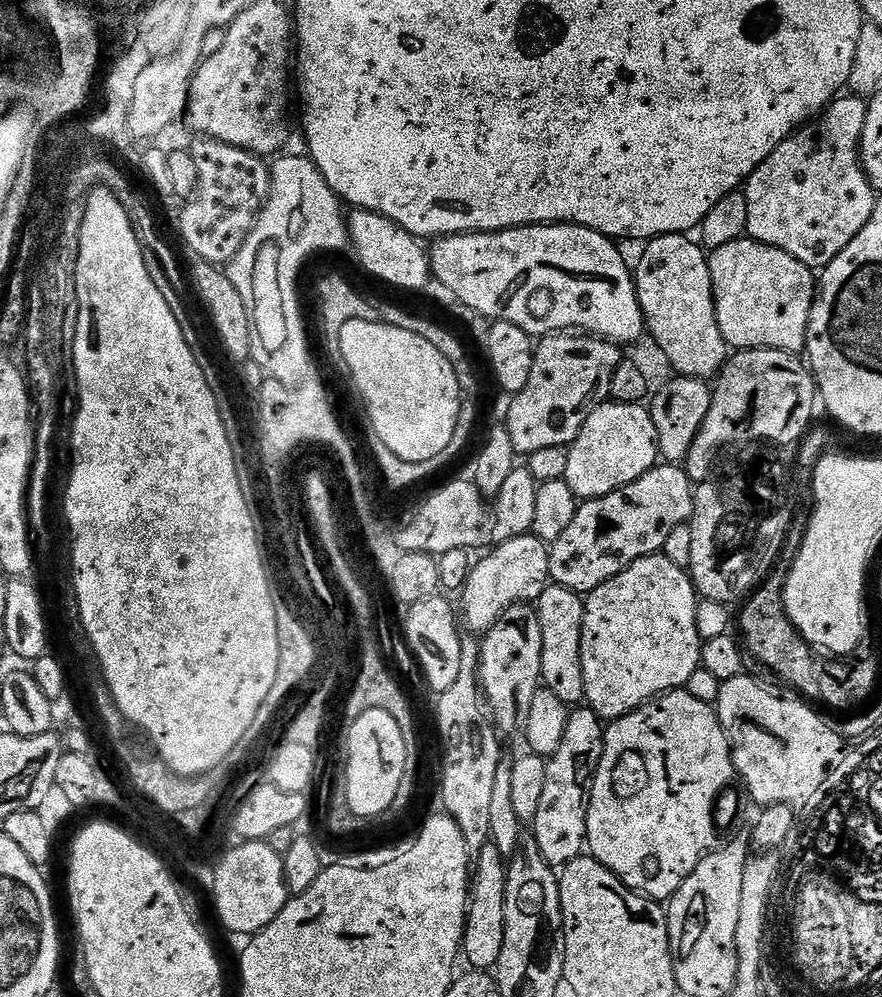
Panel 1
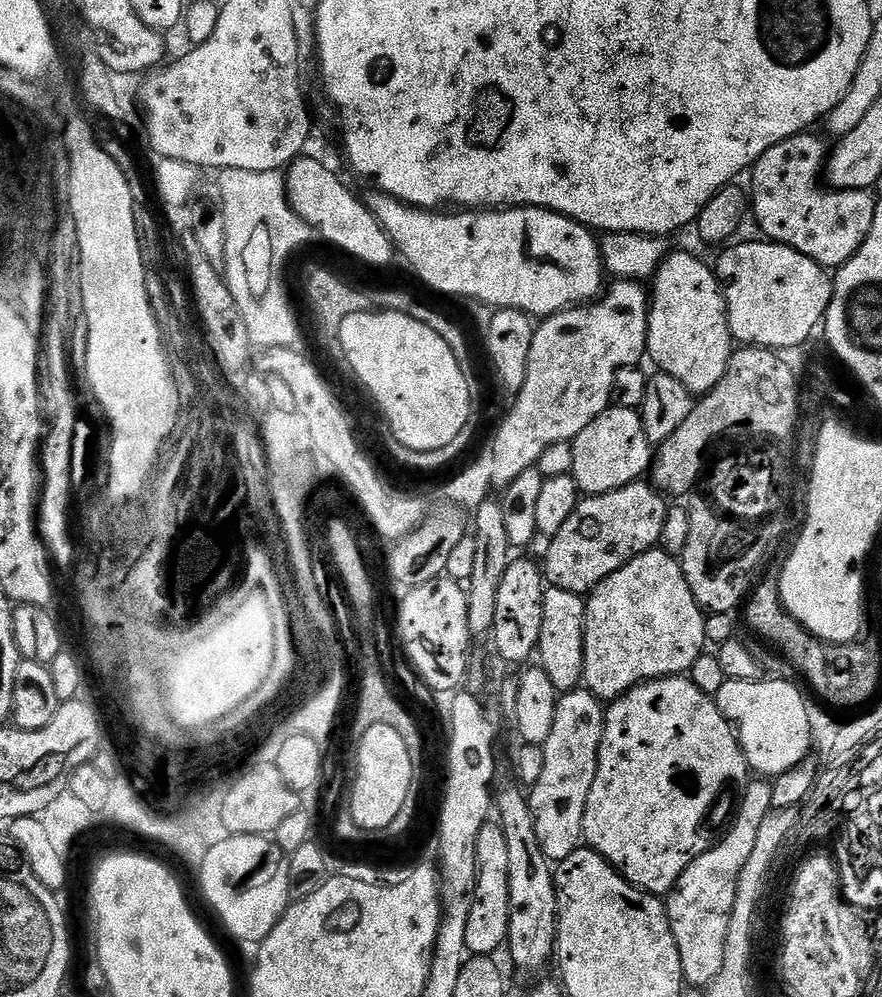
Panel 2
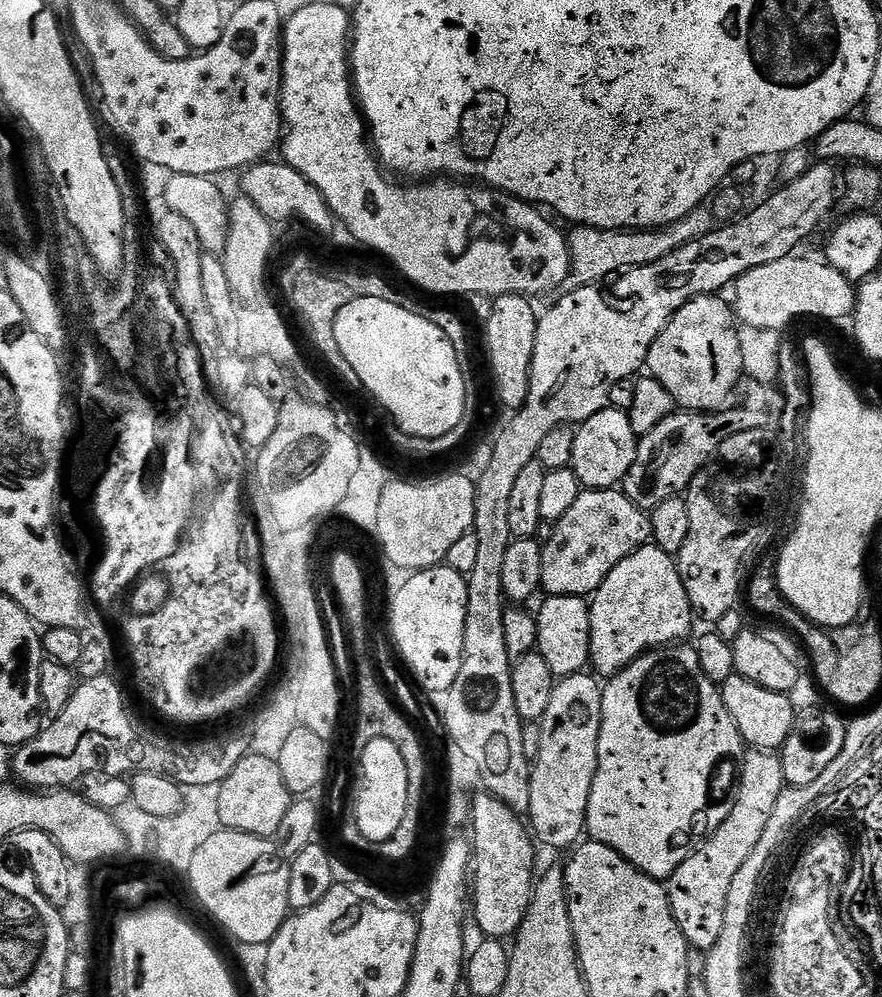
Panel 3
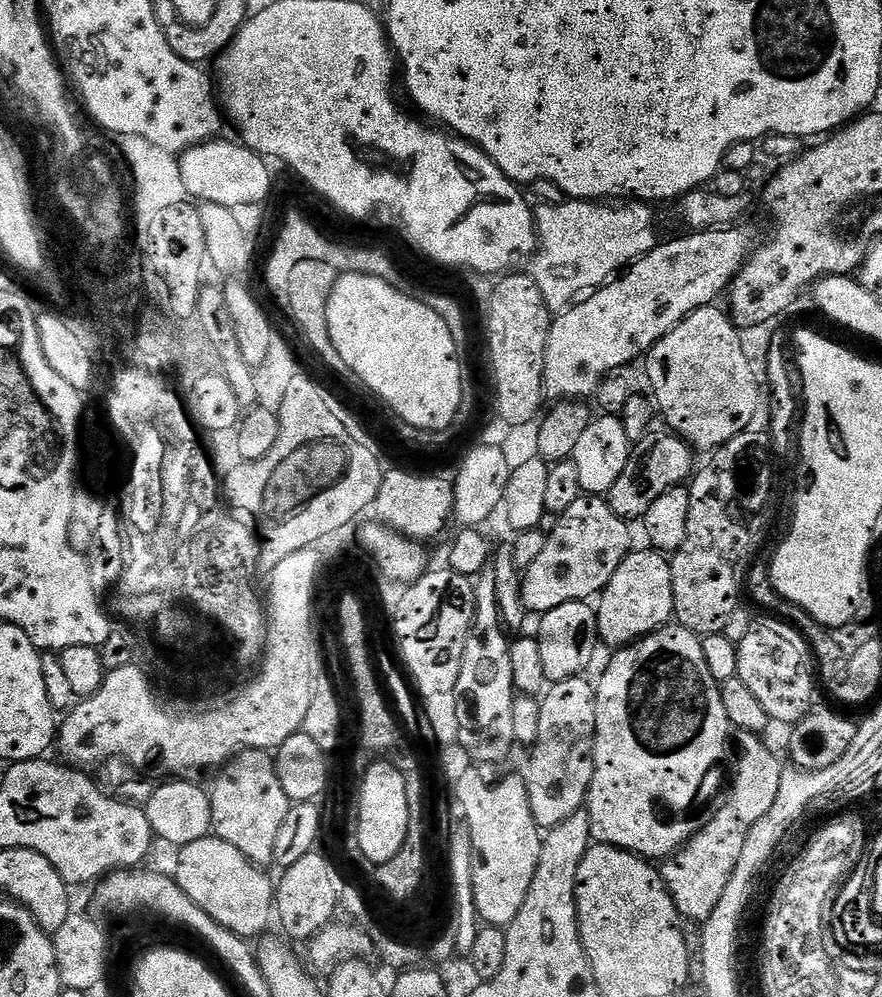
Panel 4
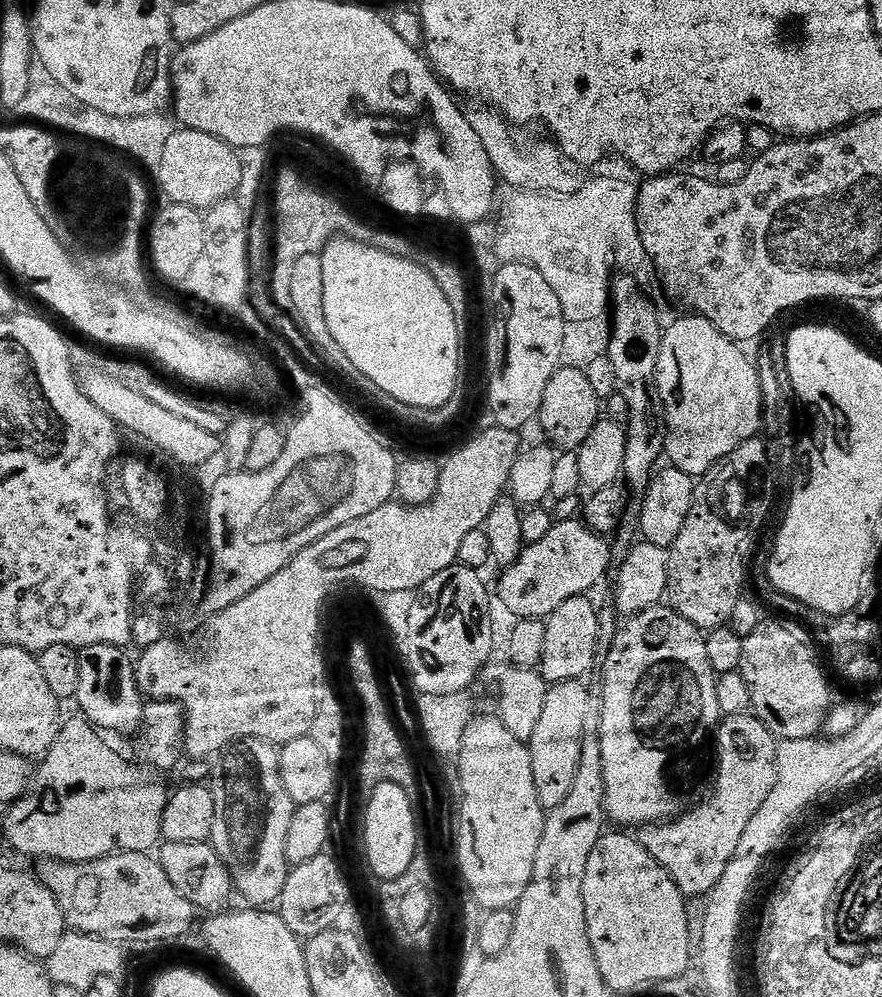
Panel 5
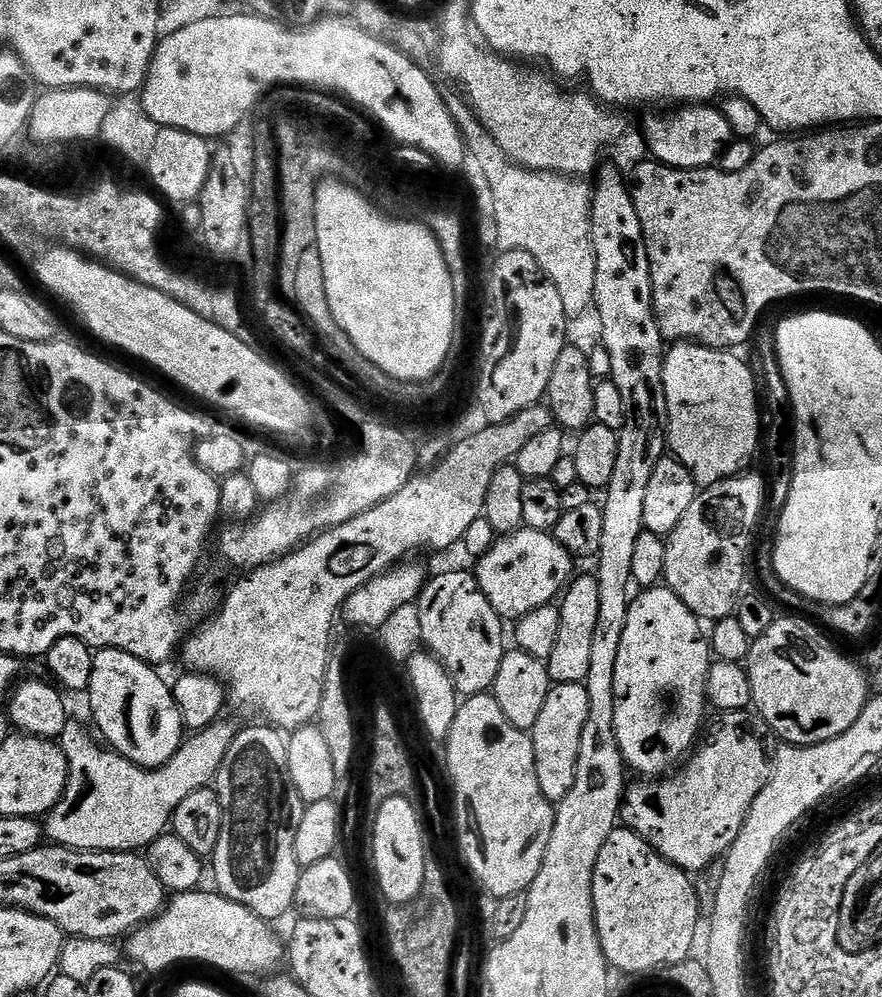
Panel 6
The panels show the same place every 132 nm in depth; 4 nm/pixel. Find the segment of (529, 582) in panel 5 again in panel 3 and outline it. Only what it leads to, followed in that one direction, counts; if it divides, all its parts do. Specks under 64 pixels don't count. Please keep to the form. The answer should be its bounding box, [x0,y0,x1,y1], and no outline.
[541,488,652,597]

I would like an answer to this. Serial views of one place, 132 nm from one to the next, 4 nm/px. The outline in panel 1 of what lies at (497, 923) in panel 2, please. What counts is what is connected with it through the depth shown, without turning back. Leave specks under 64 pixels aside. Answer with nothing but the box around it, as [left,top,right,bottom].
[462,842,506,970]

